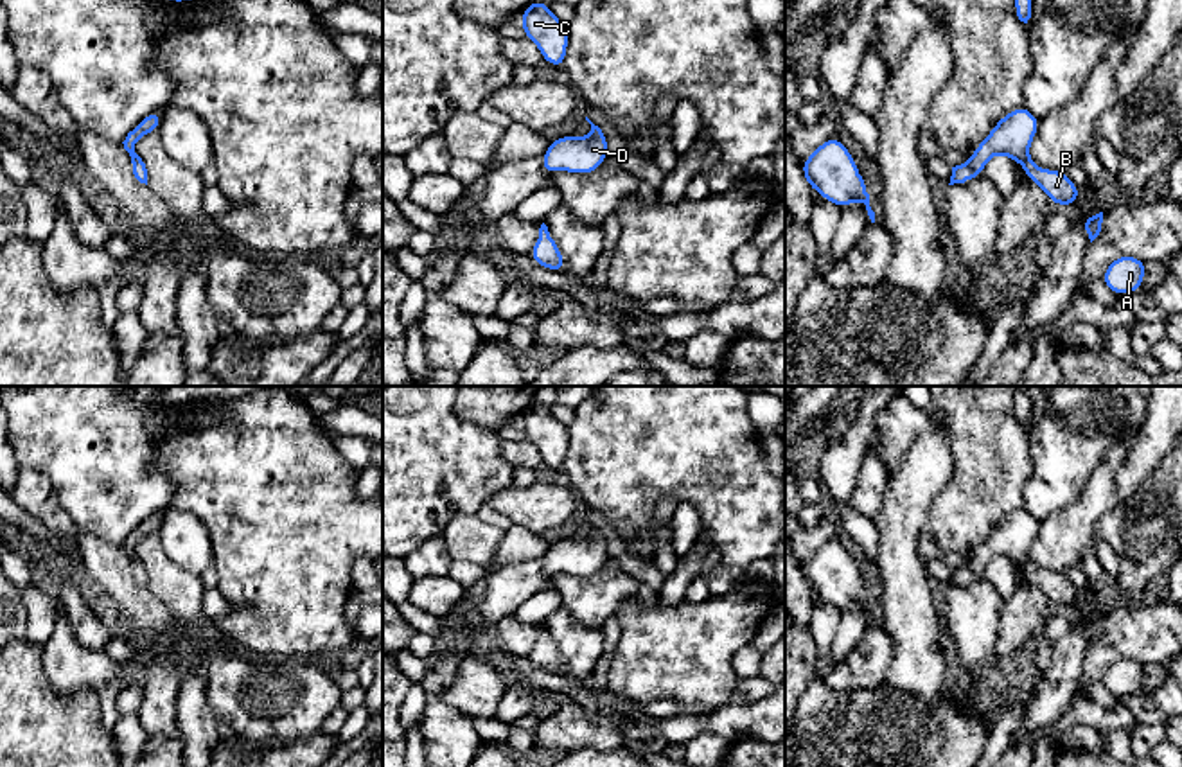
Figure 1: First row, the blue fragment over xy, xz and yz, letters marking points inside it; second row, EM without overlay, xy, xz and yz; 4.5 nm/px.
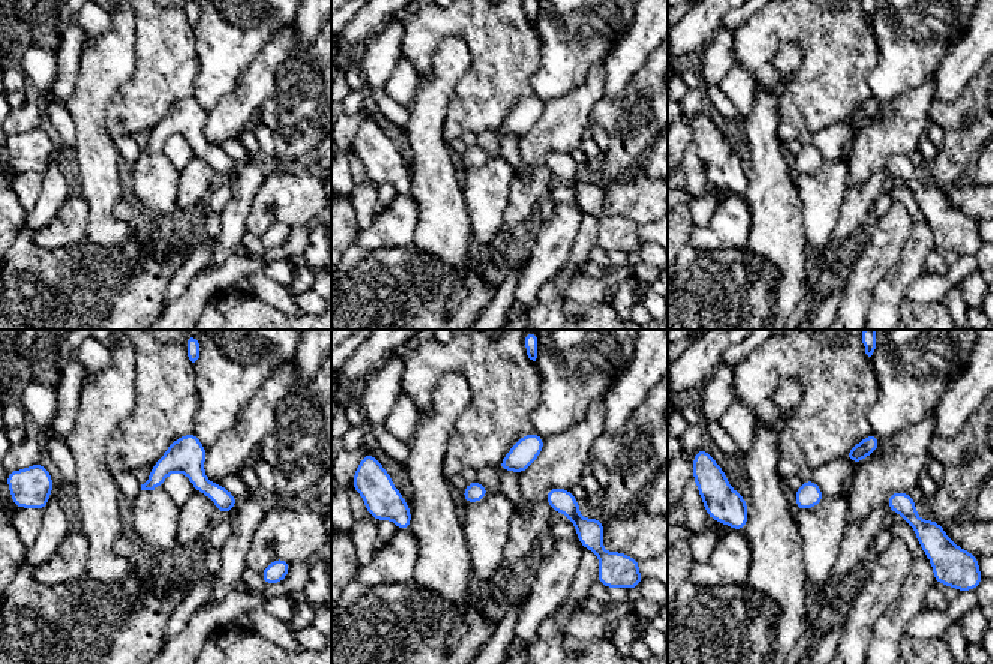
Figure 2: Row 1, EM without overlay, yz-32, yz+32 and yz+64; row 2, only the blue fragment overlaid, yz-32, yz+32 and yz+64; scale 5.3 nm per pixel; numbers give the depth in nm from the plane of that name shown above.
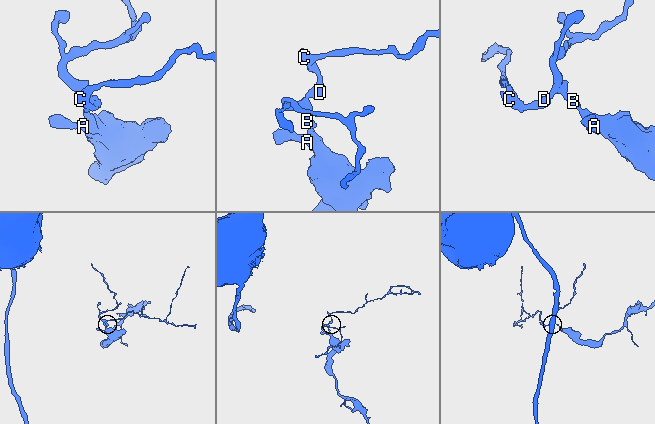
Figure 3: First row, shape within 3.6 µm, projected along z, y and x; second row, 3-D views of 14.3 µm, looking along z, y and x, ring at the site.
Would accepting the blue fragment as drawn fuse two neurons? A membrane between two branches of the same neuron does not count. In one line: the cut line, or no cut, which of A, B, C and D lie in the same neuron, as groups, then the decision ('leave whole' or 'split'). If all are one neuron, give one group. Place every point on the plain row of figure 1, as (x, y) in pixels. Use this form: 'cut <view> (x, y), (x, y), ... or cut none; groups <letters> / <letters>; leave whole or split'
cut none; groups A B C D; leave whole

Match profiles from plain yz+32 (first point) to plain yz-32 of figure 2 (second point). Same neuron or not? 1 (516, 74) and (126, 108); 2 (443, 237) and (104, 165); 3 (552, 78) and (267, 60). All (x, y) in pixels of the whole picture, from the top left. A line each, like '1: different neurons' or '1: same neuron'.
1: same neuron
2: same neuron
3: different neurons

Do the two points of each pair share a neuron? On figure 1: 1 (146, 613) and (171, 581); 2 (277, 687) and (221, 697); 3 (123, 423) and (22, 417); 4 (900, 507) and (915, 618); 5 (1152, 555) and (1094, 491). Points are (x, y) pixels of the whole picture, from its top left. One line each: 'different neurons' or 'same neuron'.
1: different neurons
2: same neuron
3: same neuron
4: same neuron
5: different neurons

